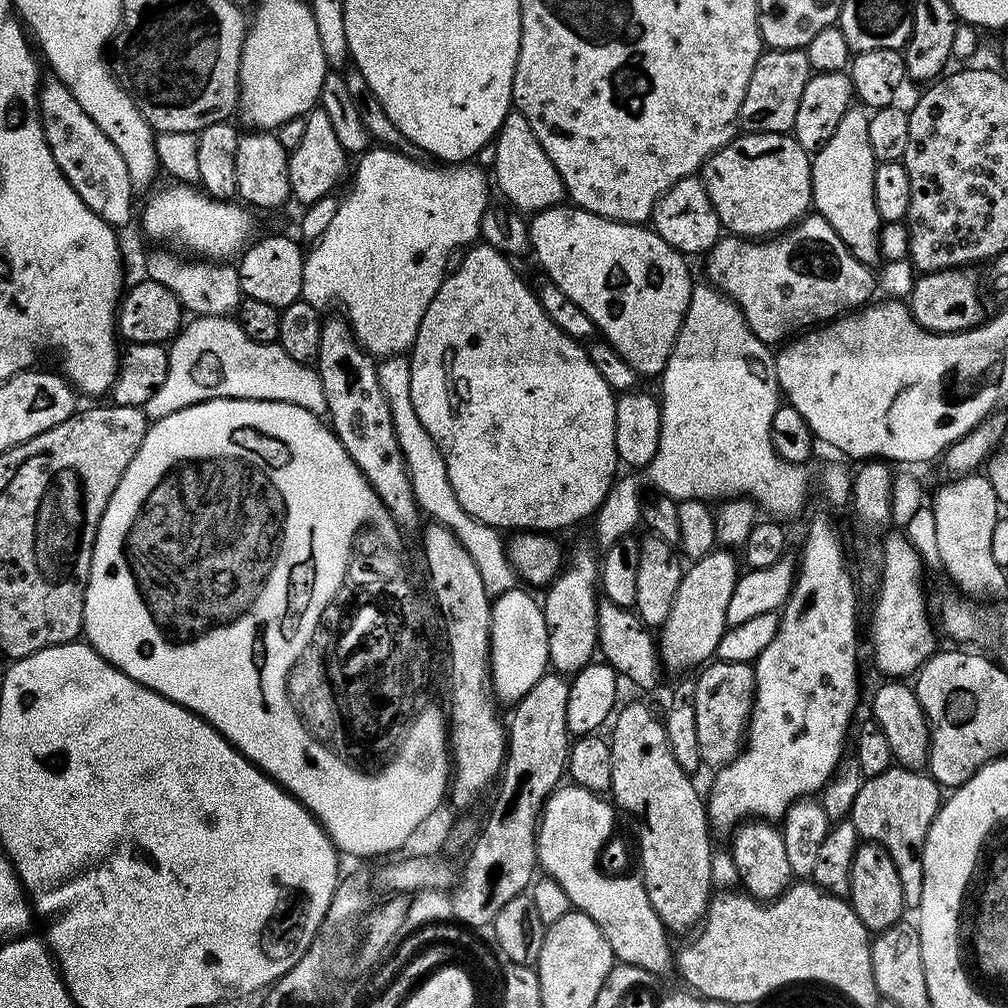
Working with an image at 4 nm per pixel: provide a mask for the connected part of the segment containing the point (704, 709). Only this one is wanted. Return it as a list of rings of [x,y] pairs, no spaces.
[[[713,659],[695,677],[694,715],[698,726],[698,750],[705,765],[723,766],[740,753],[746,740],[748,718],[756,694],[756,674],[752,664]]]

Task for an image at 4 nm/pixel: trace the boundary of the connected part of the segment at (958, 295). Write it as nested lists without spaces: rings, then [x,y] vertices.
[[[947,268],[941,272],[923,273],[915,281],[911,295],[906,303],[918,326],[926,332],[951,334],[966,332],[981,323],[985,315],[984,304],[980,301],[980,288],[976,285],[976,276],[972,270],[963,268]]]

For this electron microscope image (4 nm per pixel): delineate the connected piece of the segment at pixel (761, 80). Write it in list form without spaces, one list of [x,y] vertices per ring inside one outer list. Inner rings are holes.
[[[768,48],[761,51],[758,62],[754,62],[754,74],[750,74],[750,86],[746,86],[746,98],[738,117],[738,128],[741,133],[757,132],[758,134],[791,133],[794,118],[798,118],[798,102],[802,102],[802,90],[806,82],[814,75],[805,49]]]

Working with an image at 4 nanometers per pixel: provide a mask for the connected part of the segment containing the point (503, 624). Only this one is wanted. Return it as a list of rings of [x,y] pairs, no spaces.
[[[514,586],[491,601],[490,687],[499,699],[501,696],[509,702],[521,700],[549,667],[548,635],[541,601],[527,596],[523,590]]]

